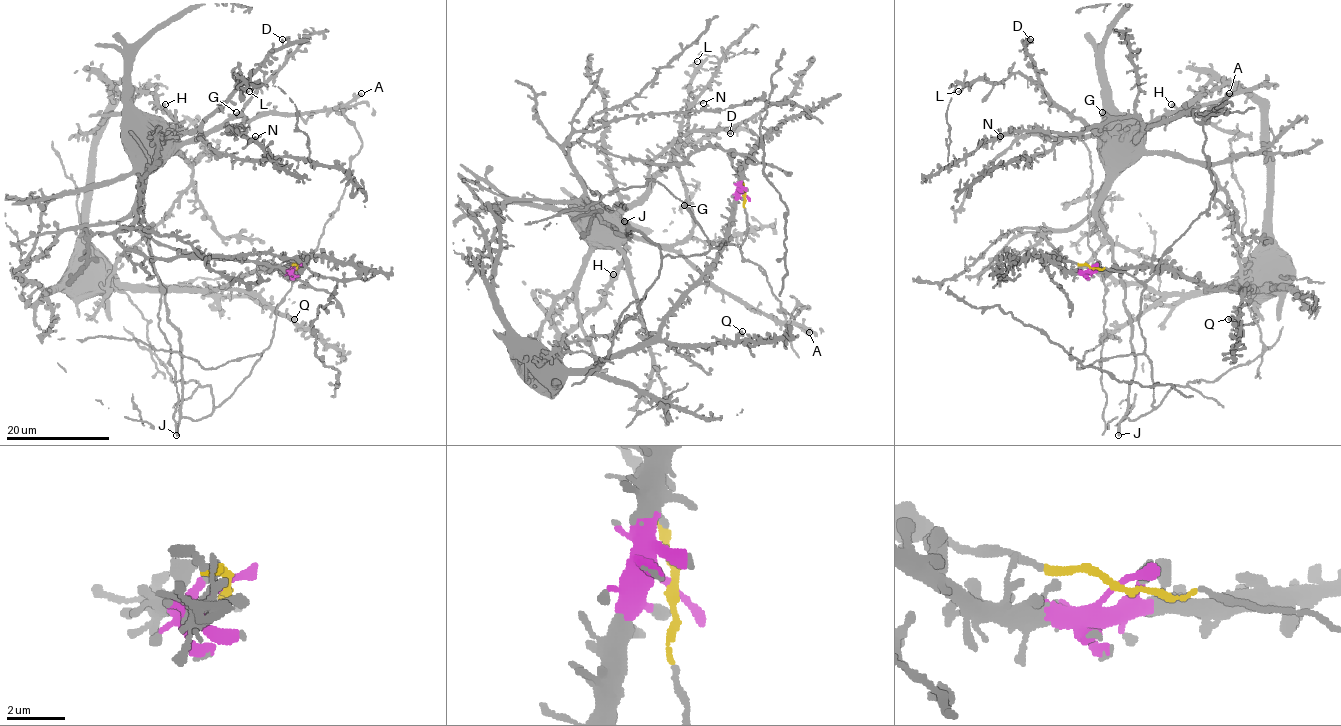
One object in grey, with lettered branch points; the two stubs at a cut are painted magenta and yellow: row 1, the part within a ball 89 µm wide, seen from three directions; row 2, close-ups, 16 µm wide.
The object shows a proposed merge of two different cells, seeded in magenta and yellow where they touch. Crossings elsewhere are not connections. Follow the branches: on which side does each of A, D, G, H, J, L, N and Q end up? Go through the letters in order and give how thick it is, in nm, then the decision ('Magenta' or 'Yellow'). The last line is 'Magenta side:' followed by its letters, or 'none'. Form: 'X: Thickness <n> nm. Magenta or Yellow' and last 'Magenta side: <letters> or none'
A: Thickness 440 nm. Yellow
D: Thickness 280 nm. Yellow
G: Thickness 480 nm. Yellow
H: Thickness 440 nm. Magenta
J: Thickness 320 nm. Yellow
L: Thickness 260 nm. Yellow
N: Thickness 280 nm. Yellow
Q: Thickness 600 nm. Magenta
Magenta side: H, Q

